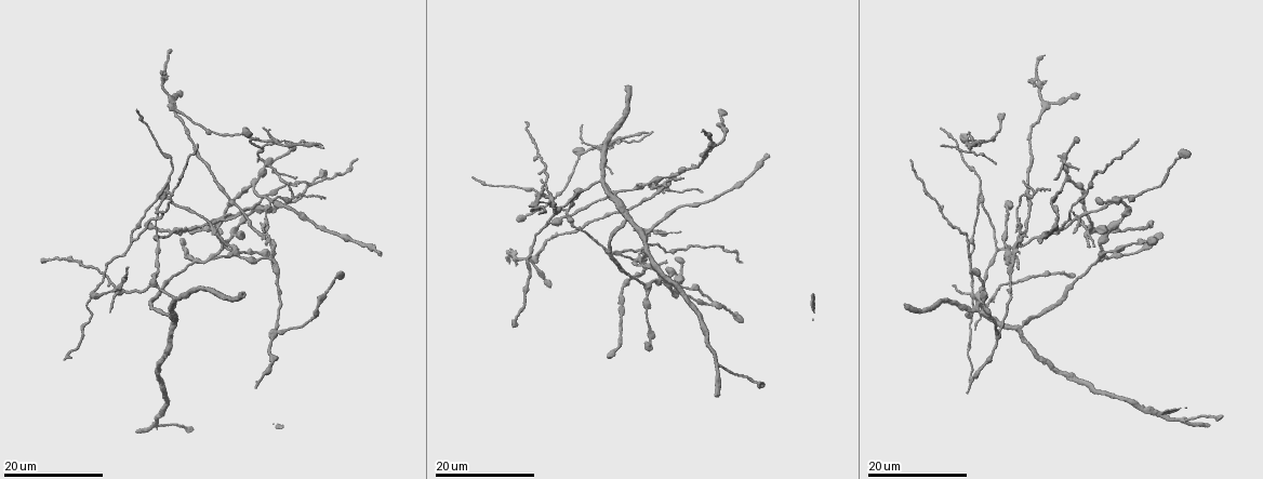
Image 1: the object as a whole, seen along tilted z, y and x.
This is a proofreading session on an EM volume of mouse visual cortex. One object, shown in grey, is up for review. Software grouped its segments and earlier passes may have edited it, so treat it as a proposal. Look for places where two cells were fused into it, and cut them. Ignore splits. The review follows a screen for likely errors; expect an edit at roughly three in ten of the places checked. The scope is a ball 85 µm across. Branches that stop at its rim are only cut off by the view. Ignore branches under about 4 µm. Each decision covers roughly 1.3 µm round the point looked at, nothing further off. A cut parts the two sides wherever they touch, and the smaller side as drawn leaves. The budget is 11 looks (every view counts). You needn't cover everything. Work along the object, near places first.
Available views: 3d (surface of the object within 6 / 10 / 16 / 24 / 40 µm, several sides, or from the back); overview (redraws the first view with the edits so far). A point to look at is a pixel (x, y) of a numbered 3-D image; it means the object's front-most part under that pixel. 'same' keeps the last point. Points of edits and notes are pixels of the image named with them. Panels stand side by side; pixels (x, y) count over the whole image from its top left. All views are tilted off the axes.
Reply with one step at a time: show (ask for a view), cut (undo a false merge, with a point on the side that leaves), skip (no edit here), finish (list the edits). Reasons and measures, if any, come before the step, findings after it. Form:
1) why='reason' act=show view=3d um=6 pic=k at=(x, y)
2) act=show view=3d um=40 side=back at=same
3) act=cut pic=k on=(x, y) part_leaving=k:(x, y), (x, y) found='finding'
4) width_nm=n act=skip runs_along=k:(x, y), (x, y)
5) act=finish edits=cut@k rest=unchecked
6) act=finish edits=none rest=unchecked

why='three-way junction' act=show view=3d um=16 pic=1 at=(1183, 418)

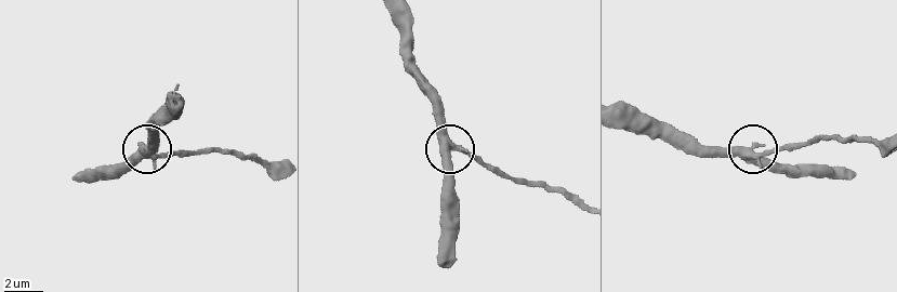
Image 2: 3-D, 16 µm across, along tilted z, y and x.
act=show view=3d um=10 pic=2 at=(754, 153)

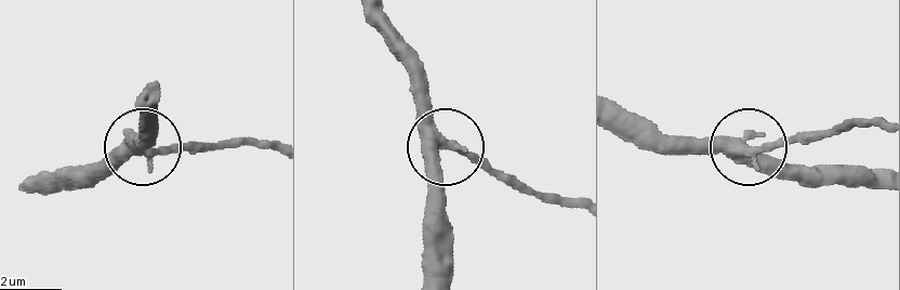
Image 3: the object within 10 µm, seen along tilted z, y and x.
width_nm=360 act=skip found='one cell here'

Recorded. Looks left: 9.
why='looks like a crossing' act=show view=3d um=16 pic=1 at=(1077, 219)

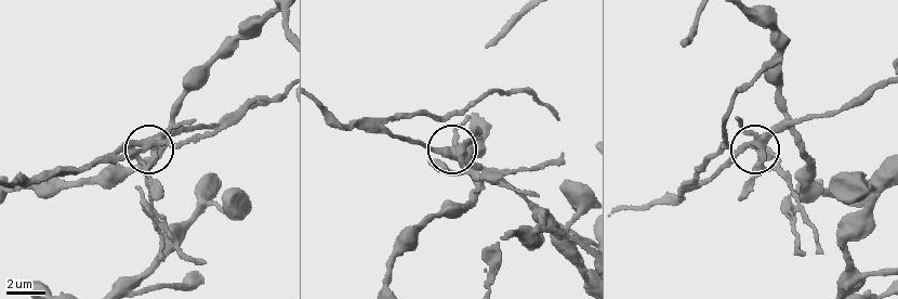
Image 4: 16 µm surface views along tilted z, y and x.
why='closer look' act=show view=3d um=6 pic=4 at=(155, 152)

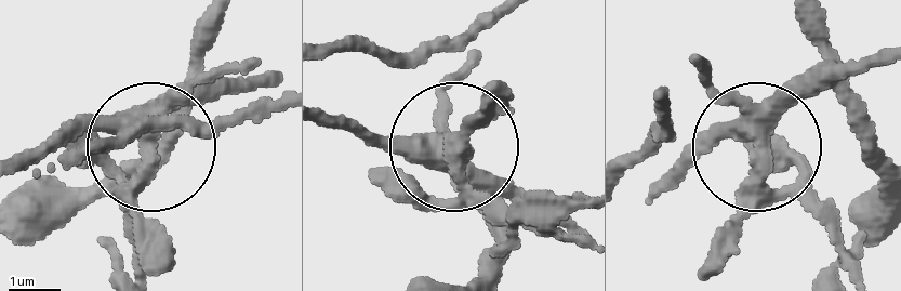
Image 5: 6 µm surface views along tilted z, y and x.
width_nm=390 act=cut pic=5 on=(447, 141) found='two cells meet here'

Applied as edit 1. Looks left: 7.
why='redraw' act=show view=overview

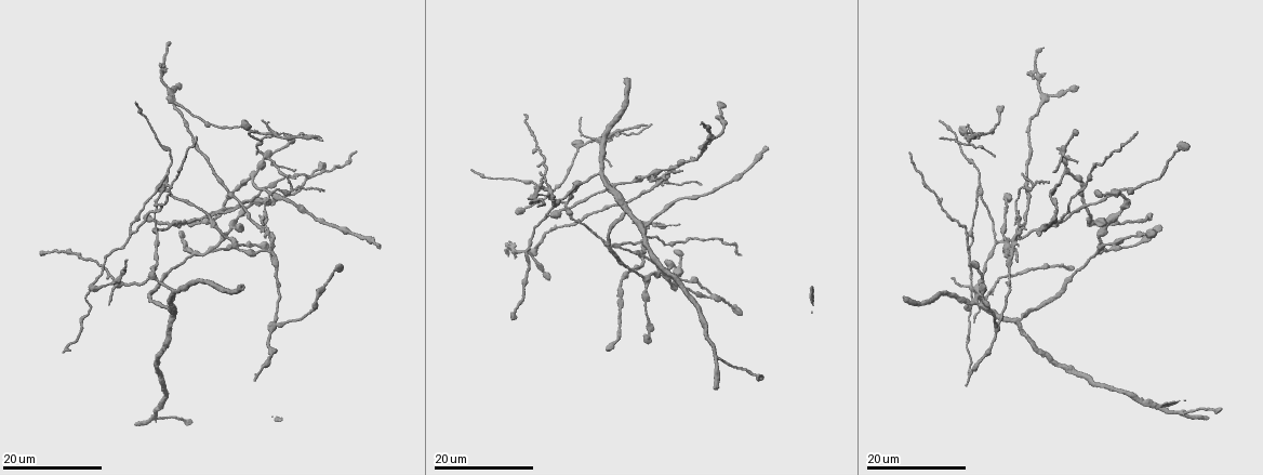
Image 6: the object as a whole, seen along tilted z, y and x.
act=show view=3d um=24 pic=6 at=(1063, 174)

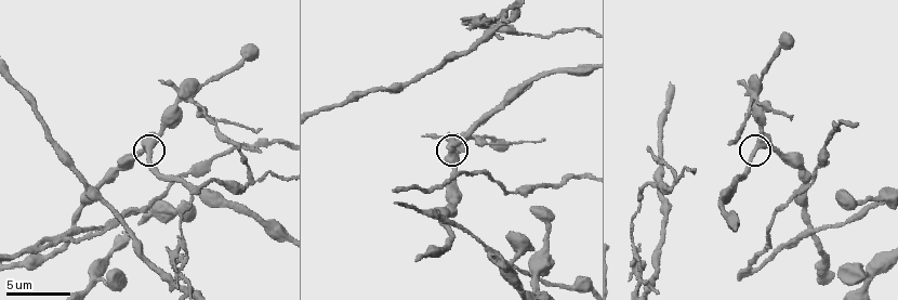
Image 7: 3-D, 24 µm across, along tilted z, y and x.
act=show view=3d um=10 pic=7 at=(148, 148)

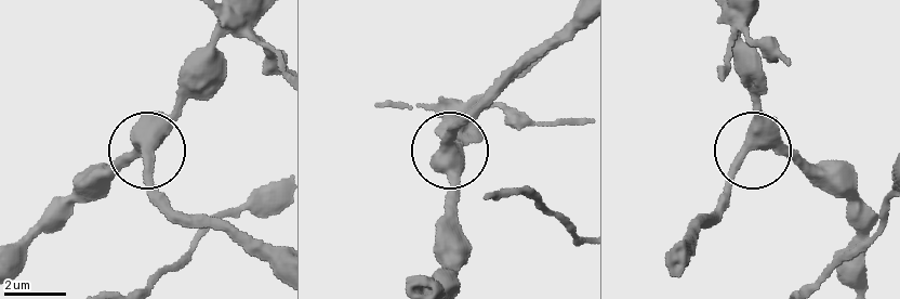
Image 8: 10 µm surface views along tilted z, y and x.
act=show view=3d um=10 side=back pic=8 at=(743, 152)

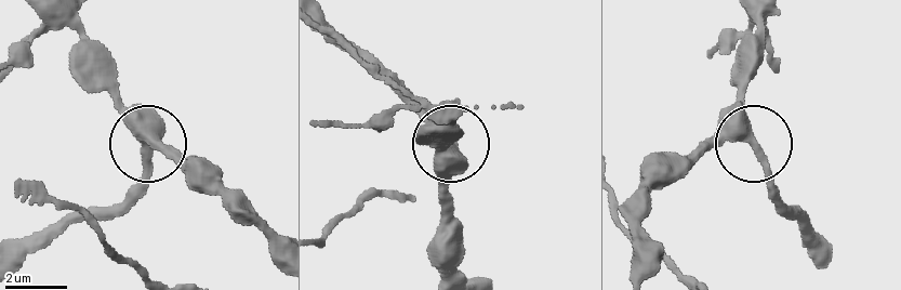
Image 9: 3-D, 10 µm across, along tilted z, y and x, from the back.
width_nm=380 act=skip found='one cell here'

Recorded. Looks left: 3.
why='small branch off a trunk' act=show view=3d um=10 pic=7 at=(189, 97)

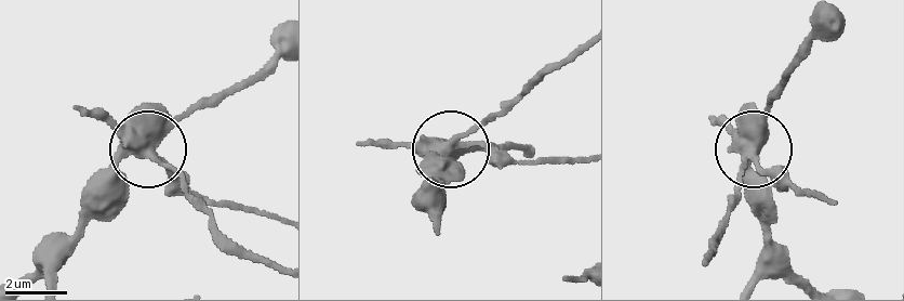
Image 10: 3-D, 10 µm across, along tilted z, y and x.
why='other side' act=show view=3d um=10 side=back pic=10 at=(451, 149)

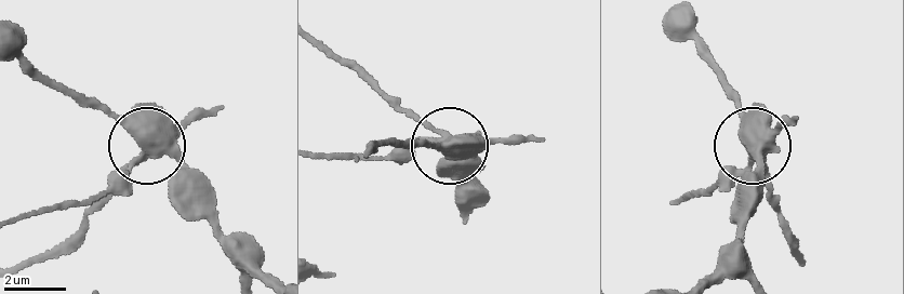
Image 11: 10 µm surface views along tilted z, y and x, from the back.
act=cut pic=11 on=(423, 119) part_leaving=11:(761, 148), (771, 205), (803, 257) found='two cells meet here'

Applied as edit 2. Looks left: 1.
act=finish edits=cut@5,cut@11 rest=unchecked

